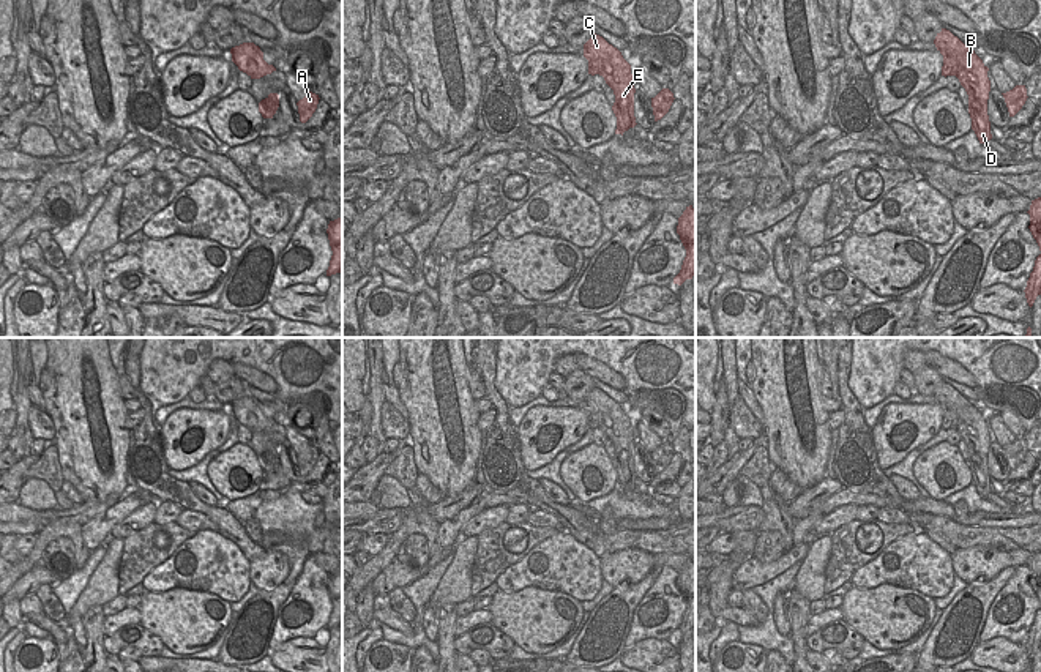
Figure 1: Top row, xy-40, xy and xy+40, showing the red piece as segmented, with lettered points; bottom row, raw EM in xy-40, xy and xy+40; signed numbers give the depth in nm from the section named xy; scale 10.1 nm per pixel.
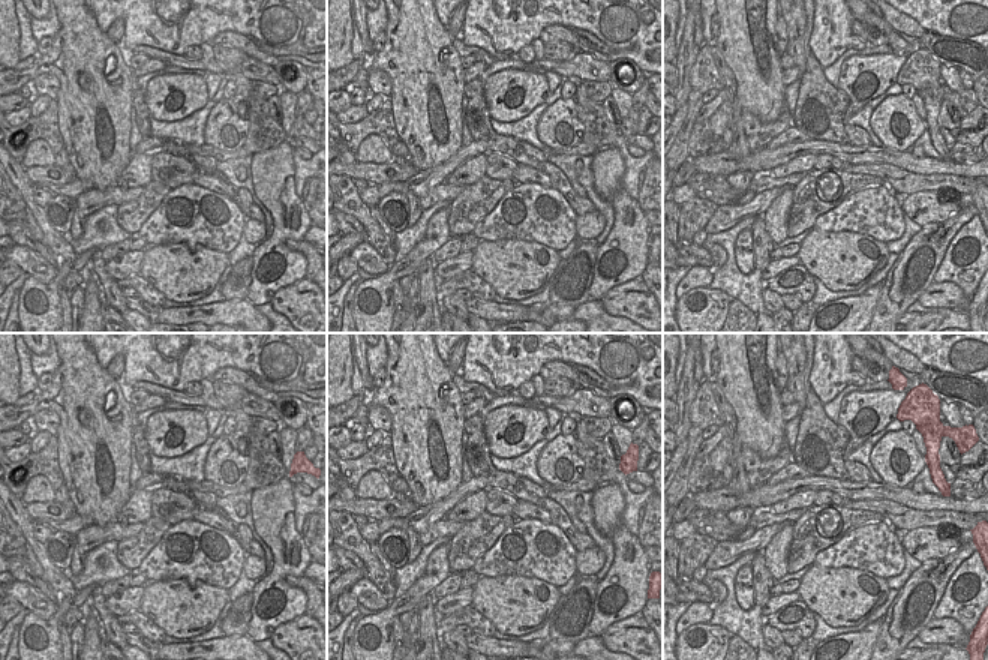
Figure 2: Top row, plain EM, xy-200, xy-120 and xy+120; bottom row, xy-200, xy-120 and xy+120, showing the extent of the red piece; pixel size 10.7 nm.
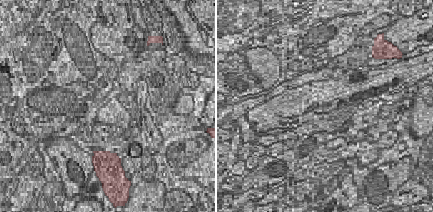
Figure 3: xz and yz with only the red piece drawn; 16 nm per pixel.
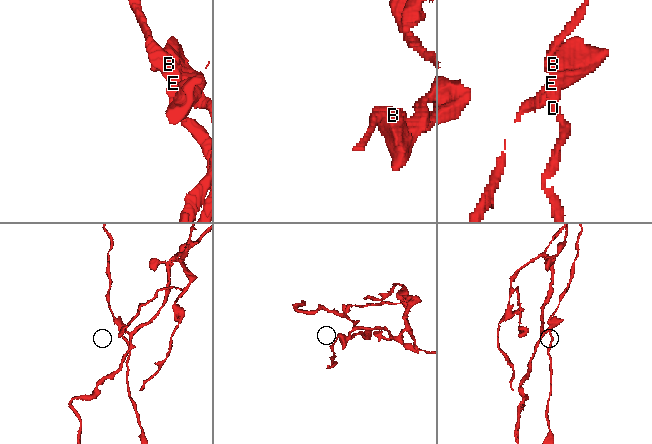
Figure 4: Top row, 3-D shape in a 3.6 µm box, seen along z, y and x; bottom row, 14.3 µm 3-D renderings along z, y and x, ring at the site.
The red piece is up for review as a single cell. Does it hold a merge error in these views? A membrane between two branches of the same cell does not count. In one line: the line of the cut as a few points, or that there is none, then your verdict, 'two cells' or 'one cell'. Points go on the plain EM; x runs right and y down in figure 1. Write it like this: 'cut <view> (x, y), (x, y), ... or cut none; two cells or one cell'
cut xy+40 (943, 409), (956, 412), (956, 428); two cells

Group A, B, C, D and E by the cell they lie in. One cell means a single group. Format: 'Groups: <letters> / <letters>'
Groups: A / B C D E

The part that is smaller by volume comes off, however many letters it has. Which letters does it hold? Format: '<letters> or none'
B, C, D, E

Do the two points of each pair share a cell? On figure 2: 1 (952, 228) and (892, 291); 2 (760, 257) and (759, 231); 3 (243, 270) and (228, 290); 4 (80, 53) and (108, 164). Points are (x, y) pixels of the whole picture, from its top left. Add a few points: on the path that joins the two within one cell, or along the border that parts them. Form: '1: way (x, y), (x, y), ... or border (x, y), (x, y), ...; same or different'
1: way (933, 239), (910, 254), (903, 272); same
2: way (760, 251), (760, 237); same
3: way (240, 275), (233, 285); same
4: way (96, 81), (95, 140); same

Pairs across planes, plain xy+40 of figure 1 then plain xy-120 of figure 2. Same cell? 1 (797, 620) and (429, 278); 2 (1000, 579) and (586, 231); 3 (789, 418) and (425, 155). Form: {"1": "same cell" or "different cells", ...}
{"1": "same cell", "2": "different cells", "3": "same cell"}

